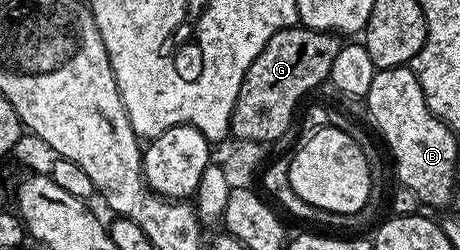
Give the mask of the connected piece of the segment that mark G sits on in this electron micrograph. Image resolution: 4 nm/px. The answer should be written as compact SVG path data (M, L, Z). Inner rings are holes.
M303 25L282 28L272 35L245 72L230 120L231 136L265 145L282 138L292 123L298 101L329 80L332 62L341 46L339 34L318 32Z

